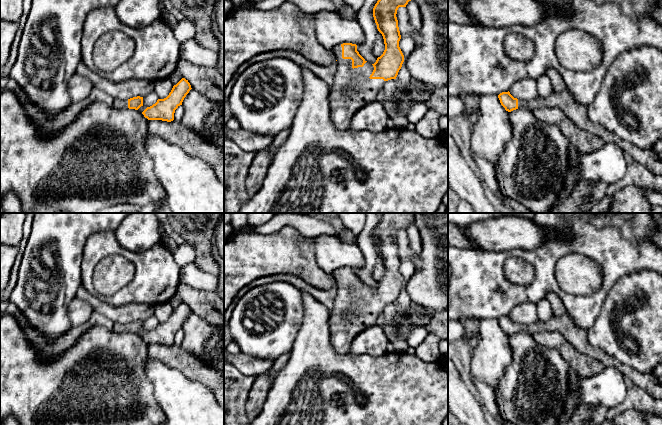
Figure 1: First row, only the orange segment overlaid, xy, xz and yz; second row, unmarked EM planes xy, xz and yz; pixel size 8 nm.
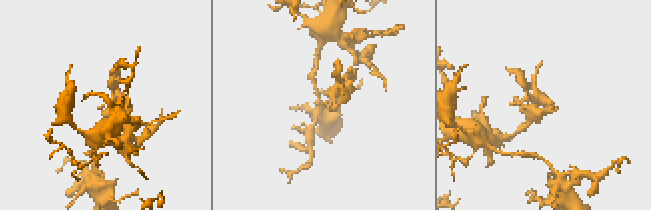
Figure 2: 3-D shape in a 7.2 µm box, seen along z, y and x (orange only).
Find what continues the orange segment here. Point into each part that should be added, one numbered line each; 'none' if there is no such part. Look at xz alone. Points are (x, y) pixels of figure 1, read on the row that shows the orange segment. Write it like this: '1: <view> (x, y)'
1: xz (352, 89)

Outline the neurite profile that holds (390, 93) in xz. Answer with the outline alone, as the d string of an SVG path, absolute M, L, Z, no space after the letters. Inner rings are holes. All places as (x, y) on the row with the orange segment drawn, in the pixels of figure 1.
M396 79L385 81L380 96L388 117L397 128L405 128L409 122L407 116L400 113L400 89Z

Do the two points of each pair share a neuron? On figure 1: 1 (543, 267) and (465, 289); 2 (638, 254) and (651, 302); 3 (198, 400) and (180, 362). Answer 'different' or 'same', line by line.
1: same
2: different
3: different

